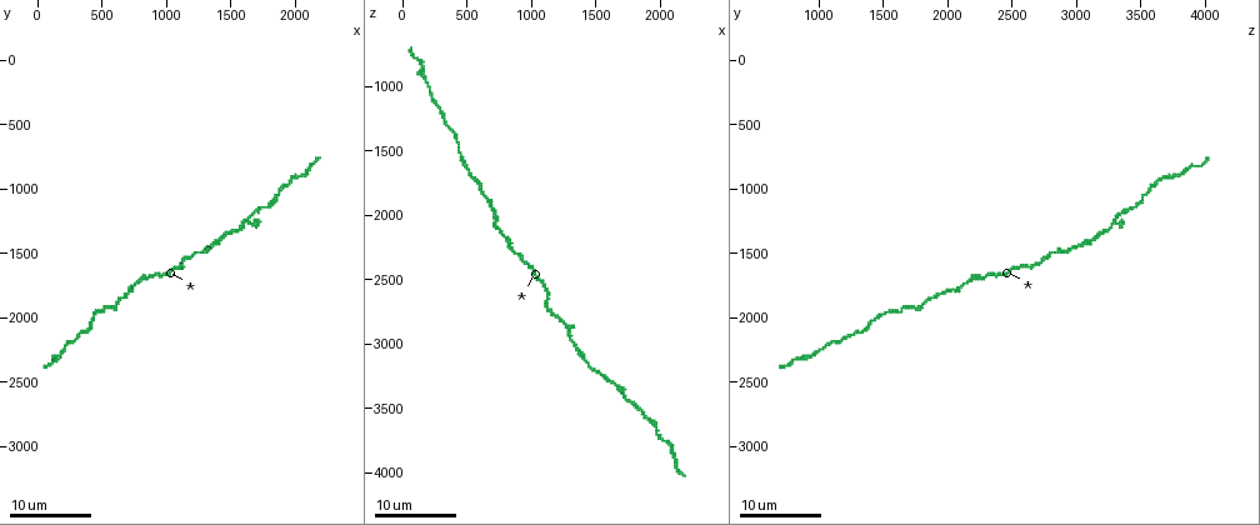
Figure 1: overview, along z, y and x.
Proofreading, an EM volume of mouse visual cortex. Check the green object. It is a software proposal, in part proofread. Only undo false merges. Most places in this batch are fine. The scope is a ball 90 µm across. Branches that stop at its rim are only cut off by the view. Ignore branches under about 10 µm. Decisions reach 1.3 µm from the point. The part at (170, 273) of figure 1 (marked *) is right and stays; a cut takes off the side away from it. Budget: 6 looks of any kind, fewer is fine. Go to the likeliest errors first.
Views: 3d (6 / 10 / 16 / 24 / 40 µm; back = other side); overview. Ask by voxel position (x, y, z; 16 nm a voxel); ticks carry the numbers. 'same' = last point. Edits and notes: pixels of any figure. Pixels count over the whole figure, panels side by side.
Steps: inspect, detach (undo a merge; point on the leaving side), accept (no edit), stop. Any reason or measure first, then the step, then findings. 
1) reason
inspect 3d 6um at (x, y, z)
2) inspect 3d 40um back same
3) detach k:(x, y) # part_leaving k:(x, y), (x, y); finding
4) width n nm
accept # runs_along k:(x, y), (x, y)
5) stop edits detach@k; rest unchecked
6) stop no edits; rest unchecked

three-way junction
inspect 3d 16um at (1240, 1500, 2860)

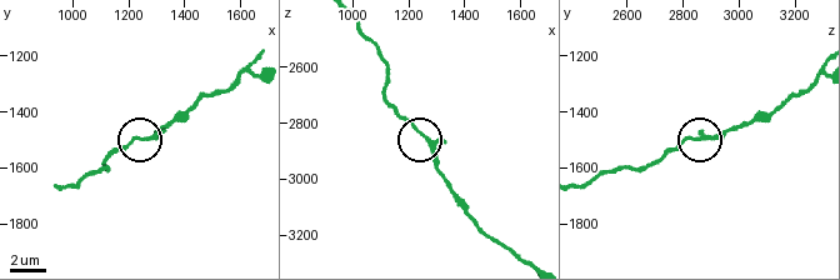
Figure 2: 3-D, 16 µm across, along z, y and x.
inspect 3d 10um at (1250, 1490, 2850)

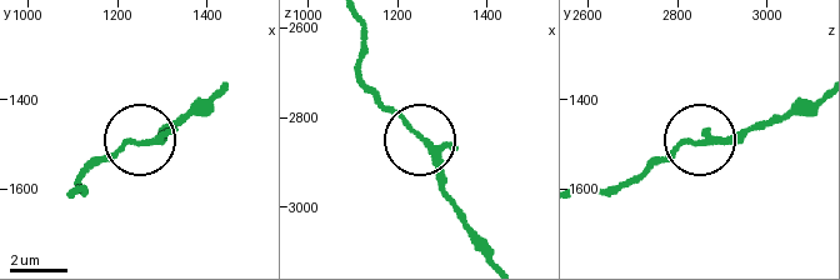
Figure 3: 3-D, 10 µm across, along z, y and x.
width 170 nm
accept # runs_along 3:(70, 196), (125, 144), (180, 126); continuous, no second neuron

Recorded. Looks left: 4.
sudden change in width
inspect 3d 24um at (700, 1780, 2060)

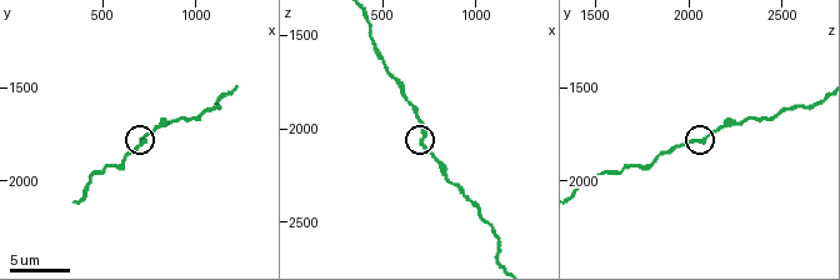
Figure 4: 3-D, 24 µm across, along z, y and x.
closer look
inspect 3d 10um at (720, 1800, 2080)

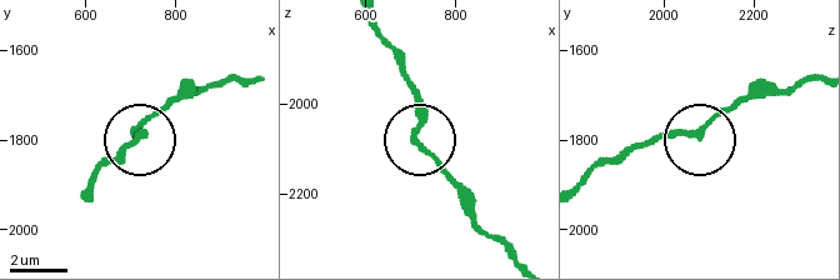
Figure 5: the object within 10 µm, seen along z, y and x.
inspect 3d 6um at (710, 1785, 2080)

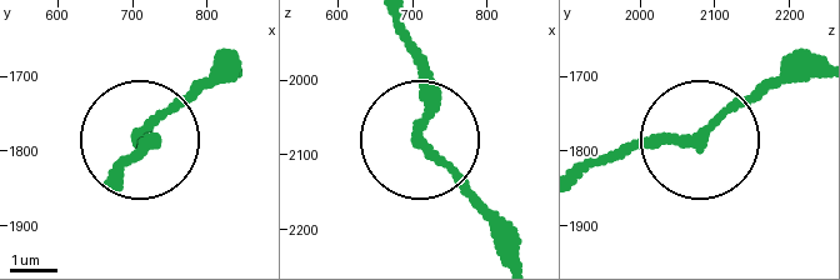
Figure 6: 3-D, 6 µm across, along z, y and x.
accept # continuous, no second neuron

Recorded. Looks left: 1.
stop no edits; rest unchecked

